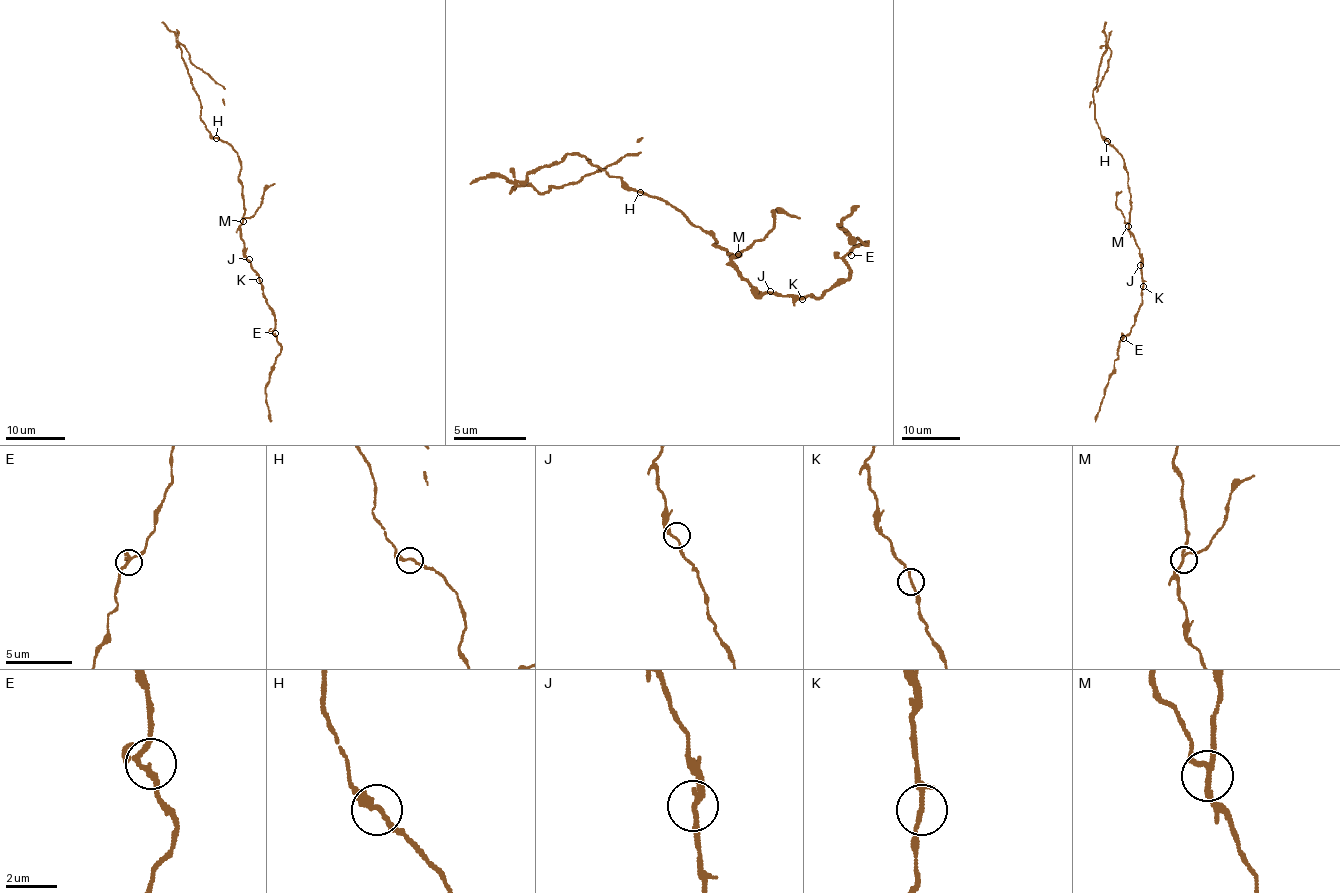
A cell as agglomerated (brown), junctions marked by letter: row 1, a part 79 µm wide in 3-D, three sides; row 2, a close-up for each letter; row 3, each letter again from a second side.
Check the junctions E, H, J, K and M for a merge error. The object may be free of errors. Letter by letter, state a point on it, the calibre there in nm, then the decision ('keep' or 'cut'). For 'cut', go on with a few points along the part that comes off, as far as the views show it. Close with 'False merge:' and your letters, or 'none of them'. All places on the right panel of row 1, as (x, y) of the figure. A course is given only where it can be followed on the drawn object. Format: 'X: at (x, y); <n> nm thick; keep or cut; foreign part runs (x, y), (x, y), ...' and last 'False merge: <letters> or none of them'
E: at (1123, 338); 160 nm thick; keep
H: at (1107, 141); 200 nm thick; keep
J: at (1140, 265); 200 nm thick; keep
K: at (1143, 286); 180 nm thick; keep
M: at (1128, 226); 160 nm thick; cut; foreign part runs (1128, 225), (1116, 204), (1121, 190)
False merge: M

